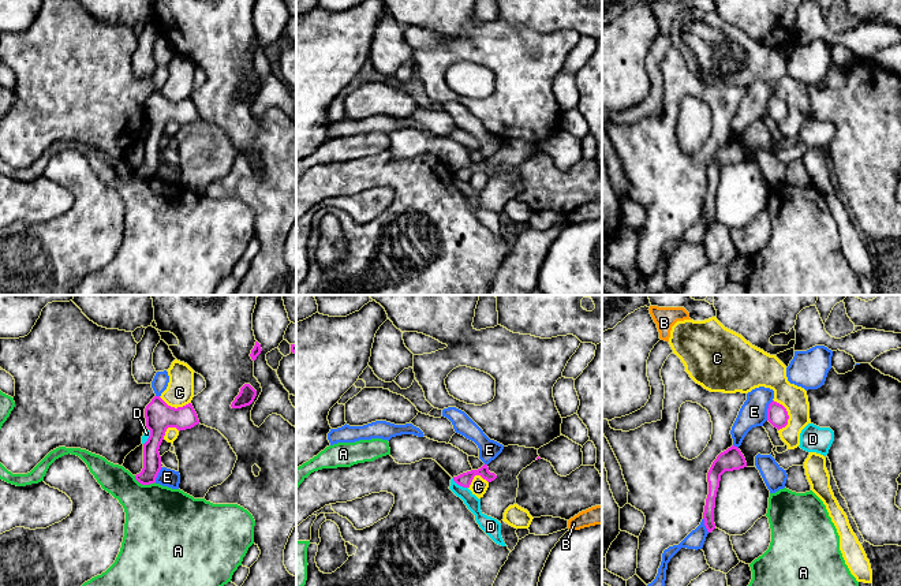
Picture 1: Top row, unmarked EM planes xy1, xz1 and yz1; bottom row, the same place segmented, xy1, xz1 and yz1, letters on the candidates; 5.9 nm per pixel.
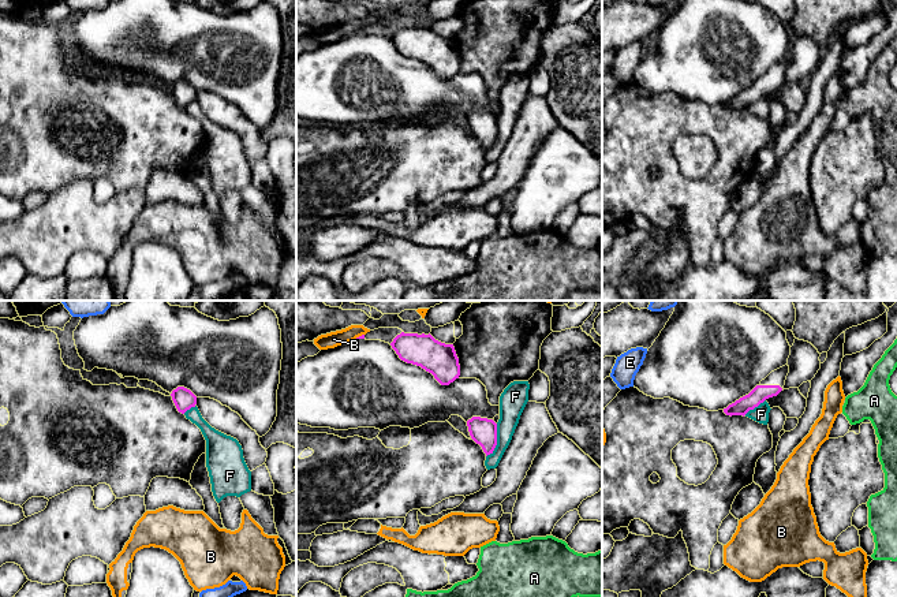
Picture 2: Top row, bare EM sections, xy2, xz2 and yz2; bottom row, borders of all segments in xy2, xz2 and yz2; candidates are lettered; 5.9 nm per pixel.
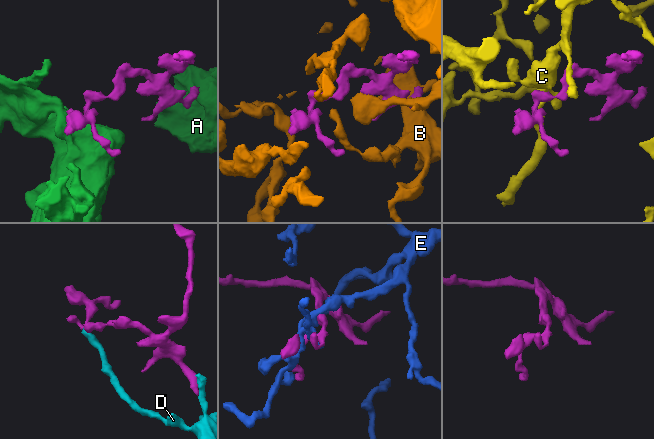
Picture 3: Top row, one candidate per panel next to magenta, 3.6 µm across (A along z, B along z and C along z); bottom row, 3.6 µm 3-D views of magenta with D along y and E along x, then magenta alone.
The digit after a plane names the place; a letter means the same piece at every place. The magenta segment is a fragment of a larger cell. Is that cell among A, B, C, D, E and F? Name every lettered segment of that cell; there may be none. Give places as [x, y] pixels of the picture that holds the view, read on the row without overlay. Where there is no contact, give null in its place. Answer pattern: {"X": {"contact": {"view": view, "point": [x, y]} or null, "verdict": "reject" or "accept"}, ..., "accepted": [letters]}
{"A": {"contact": {"view": "xy1", "point": [144, 178]}, "verdict": "reject"}, "B": {"contact": {"view": "xz2", "point": [359, 30]}, "verdict": "reject"}, "C": {"contact": {"view": "yz1", "point": [787, 108]}, "verdict": "reject"}, "D": {"contact": {"view": "xz1", "point": [460, 179]}, "verdict": "reject"}, "E": {"contact": {"view": "yz1", "point": [767, 104]}, "verdict": "reject"}, "F": {"contact": {"view": "xz2", "point": [496, 134]}, "verdict": "reject"}, "accepted": []}

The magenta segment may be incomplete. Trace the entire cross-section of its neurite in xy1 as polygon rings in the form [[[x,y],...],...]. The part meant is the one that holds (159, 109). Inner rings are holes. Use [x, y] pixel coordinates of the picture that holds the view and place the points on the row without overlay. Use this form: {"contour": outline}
{"contour": [[[154,90],[145,102],[146,122],[150,124],[147,135],[143,138],[143,163],[135,169],[142,179],[156,176],[161,164],[160,139],[168,122],[179,126],[191,123],[199,117],[198,109],[191,97],[183,101],[171,101],[160,90]]]}

